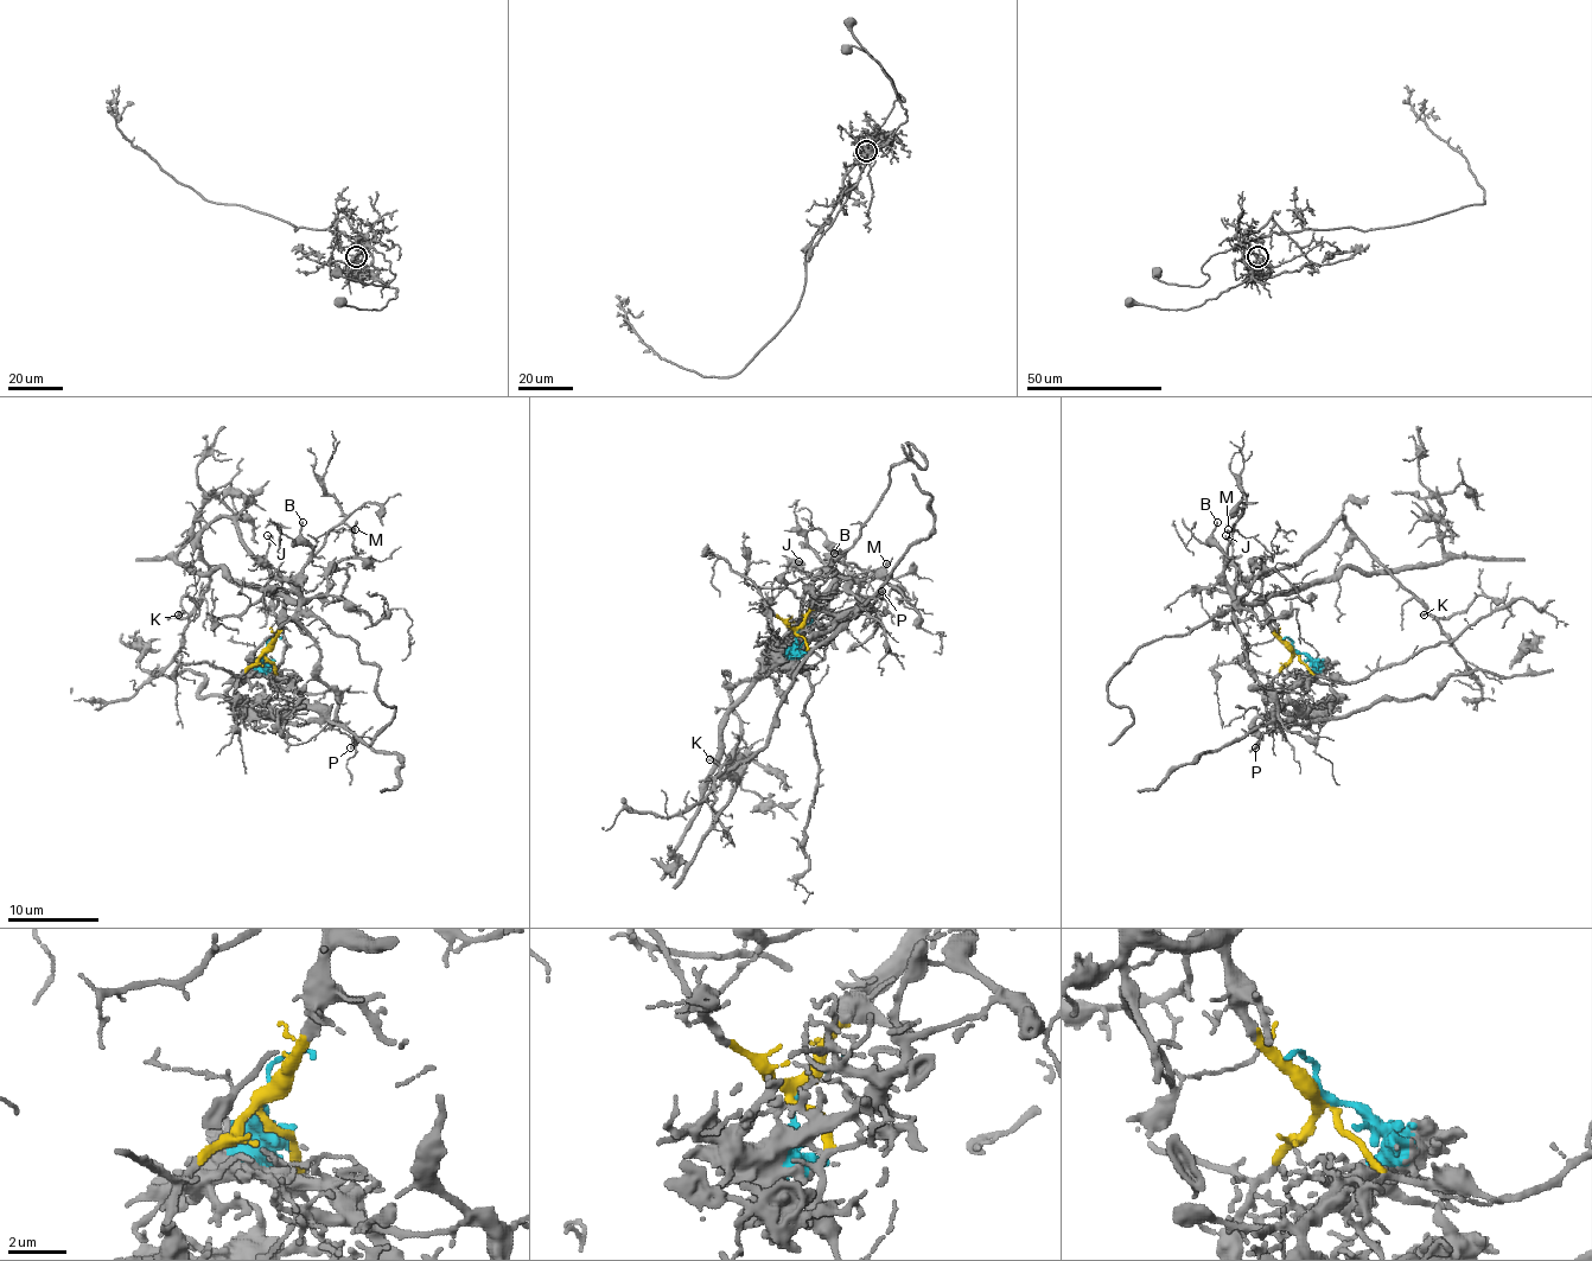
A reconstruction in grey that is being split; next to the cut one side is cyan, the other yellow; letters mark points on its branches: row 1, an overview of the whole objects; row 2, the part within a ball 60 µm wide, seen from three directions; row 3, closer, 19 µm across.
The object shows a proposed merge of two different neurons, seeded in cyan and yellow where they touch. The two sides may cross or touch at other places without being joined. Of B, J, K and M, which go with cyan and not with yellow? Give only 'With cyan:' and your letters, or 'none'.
With cyan: none

